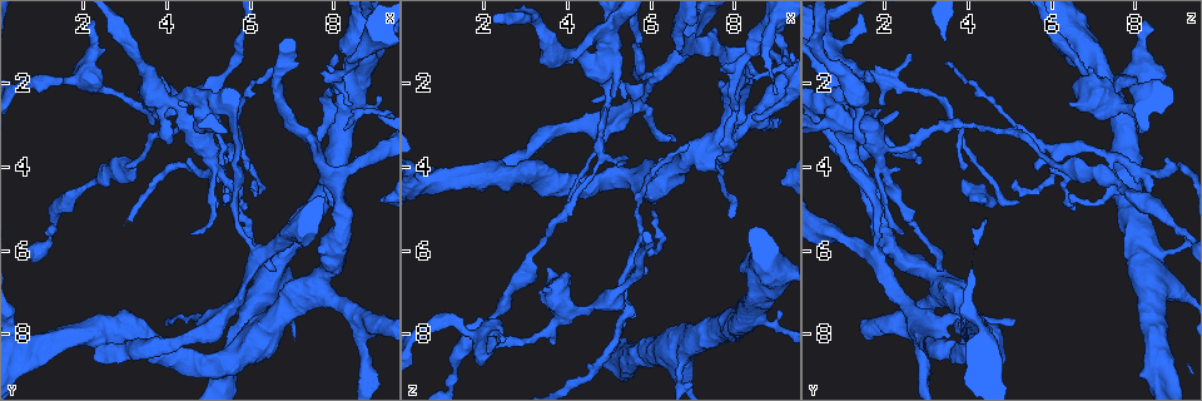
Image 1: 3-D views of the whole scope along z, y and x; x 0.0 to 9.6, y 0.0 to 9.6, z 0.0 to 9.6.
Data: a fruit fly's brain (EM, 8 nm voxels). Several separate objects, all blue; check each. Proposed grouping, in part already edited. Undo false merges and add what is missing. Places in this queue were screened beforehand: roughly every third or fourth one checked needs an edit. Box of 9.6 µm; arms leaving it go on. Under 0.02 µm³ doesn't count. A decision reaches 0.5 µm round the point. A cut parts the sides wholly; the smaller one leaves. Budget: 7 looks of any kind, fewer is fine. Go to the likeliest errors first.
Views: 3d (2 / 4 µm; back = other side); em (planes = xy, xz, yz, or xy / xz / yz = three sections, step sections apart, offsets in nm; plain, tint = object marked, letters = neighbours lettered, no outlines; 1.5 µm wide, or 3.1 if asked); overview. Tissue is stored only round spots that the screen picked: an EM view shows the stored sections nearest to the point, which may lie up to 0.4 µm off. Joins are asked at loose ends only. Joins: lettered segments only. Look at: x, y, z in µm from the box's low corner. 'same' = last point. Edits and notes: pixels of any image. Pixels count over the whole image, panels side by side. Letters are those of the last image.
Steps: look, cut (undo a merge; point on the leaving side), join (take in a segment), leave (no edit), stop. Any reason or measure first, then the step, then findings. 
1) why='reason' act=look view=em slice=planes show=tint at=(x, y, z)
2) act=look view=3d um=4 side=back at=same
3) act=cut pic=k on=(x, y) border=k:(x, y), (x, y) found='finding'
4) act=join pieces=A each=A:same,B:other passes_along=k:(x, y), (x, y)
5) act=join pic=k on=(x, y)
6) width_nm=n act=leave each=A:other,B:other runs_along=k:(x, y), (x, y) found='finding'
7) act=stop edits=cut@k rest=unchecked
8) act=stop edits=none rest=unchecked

why='an open end' act=look view=em slice=yz step=8 show=tint at=(8.05, 1.35, 2.60)

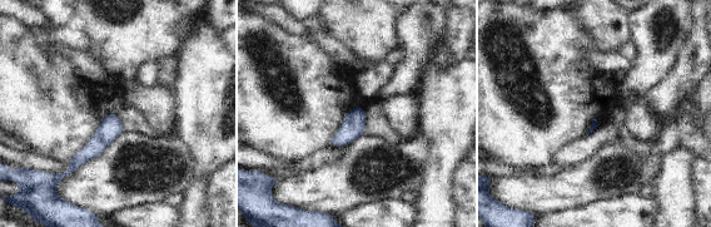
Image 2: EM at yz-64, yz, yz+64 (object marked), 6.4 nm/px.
why='another direction' act=look view=em slice=planes show=letters at=same

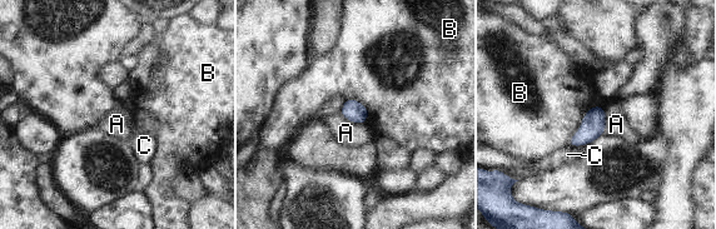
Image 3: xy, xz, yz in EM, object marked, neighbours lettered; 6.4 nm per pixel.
longest_contact=B:340nm act=leave each=A:other,B:other,C:other border=3:(605, 108), (605, 132), (602, 134) found='no lettered segment goes on from it'

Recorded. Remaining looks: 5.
why='an open end' act=look view=3d um=4 at=(8.00, 4.80, 5.25)

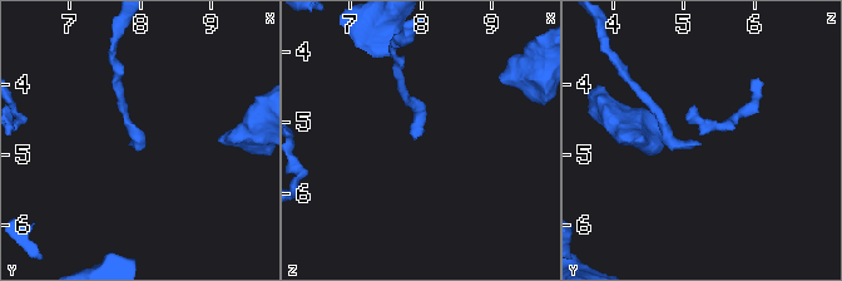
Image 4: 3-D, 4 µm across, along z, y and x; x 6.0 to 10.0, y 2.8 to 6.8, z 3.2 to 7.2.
act=look view=em slice=planes show=letters at=(8.00, 4.80, 5.20)

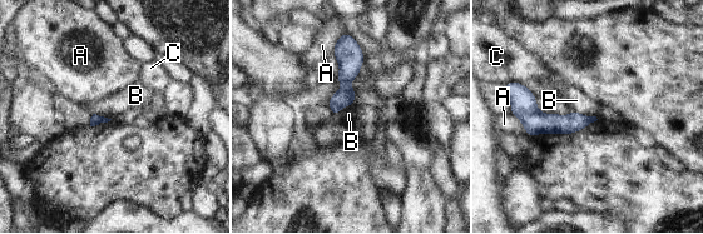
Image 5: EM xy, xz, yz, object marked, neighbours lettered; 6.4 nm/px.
act=leave each=A:other,B:other,C:other runs_along=5:(521, 89), (543, 123), (590, 119) found='none of them fits'

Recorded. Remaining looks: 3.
why='branch stops here' act=look view=em slice=planes show=letters at=(4.55, 5.55, 2.45)

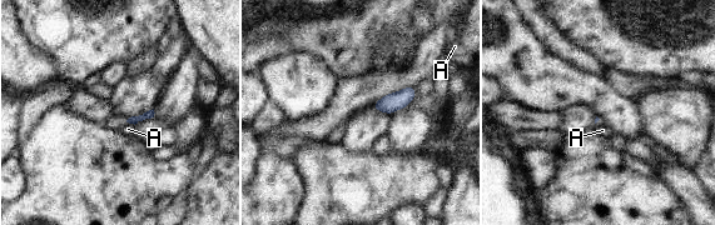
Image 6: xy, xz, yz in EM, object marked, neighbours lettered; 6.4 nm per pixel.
act=leave each=A:other border=6:(127, 121), (134, 125) found='none of them fits'

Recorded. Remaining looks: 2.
act=stop edits=none rest=unchecked

